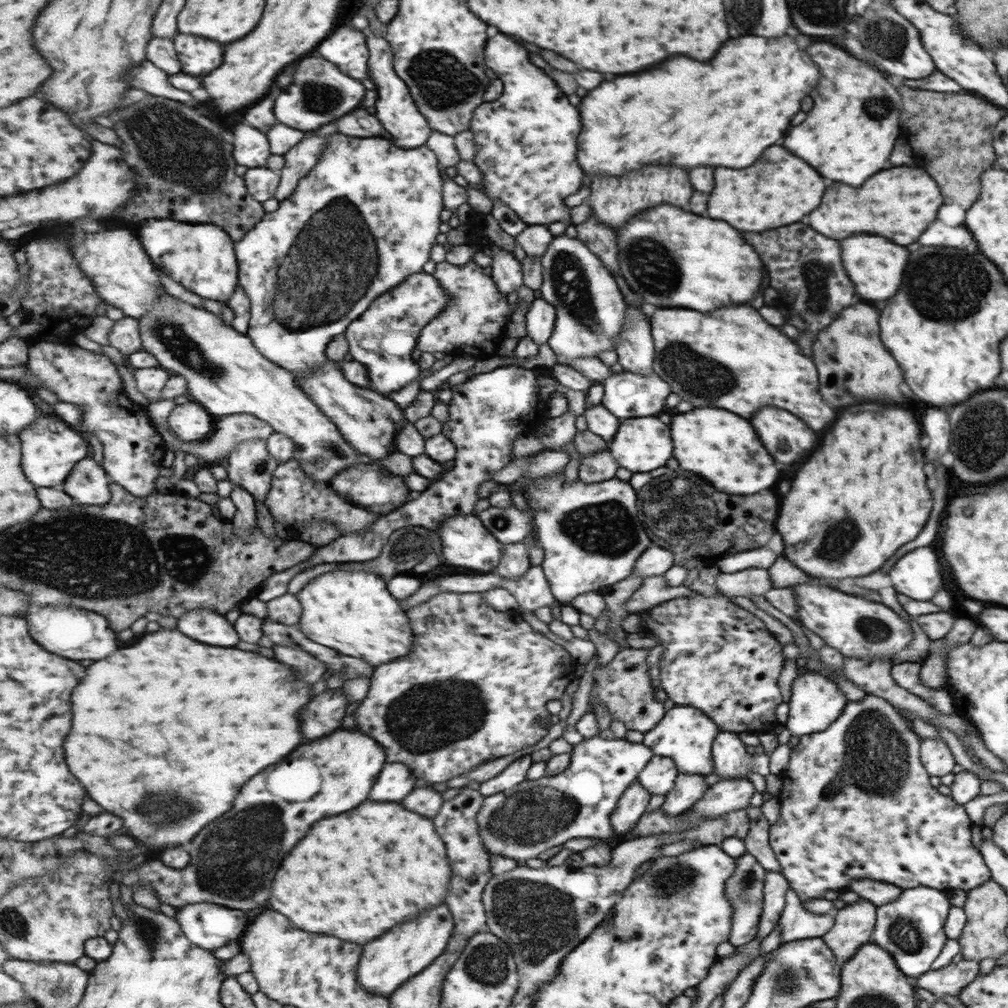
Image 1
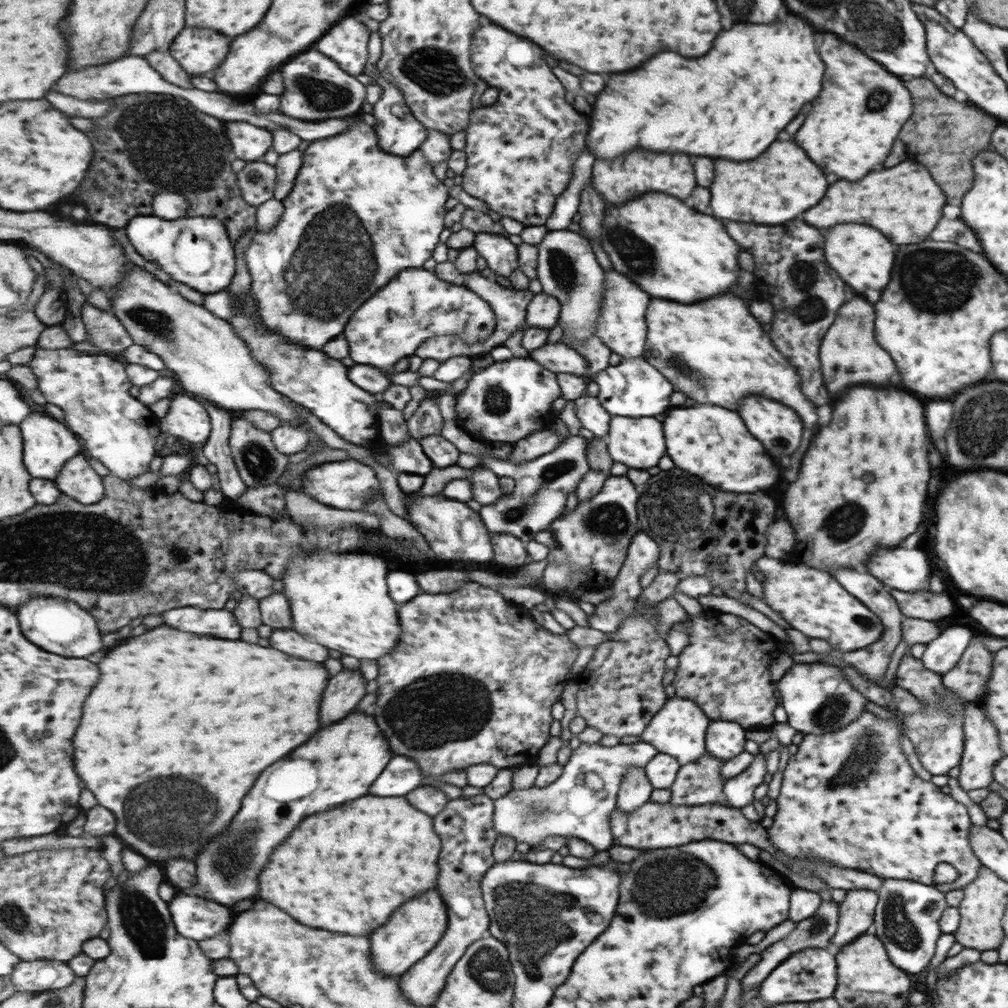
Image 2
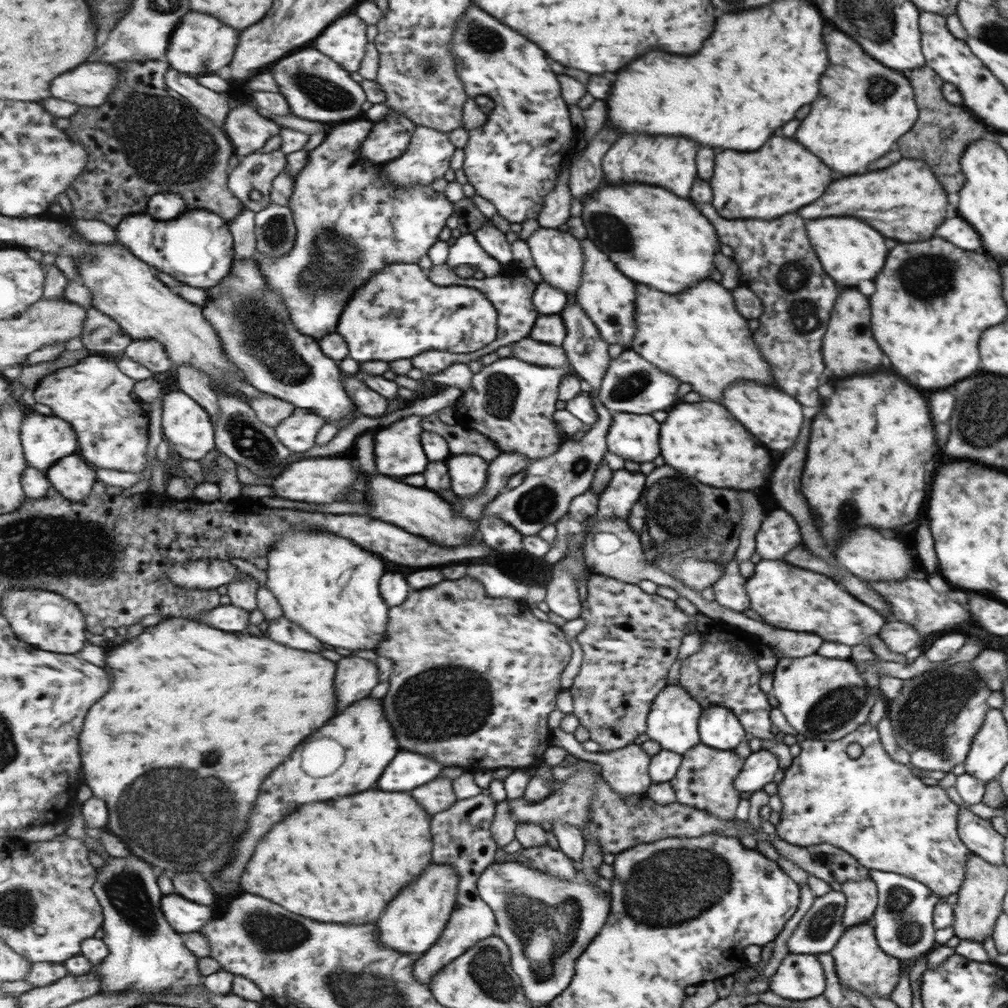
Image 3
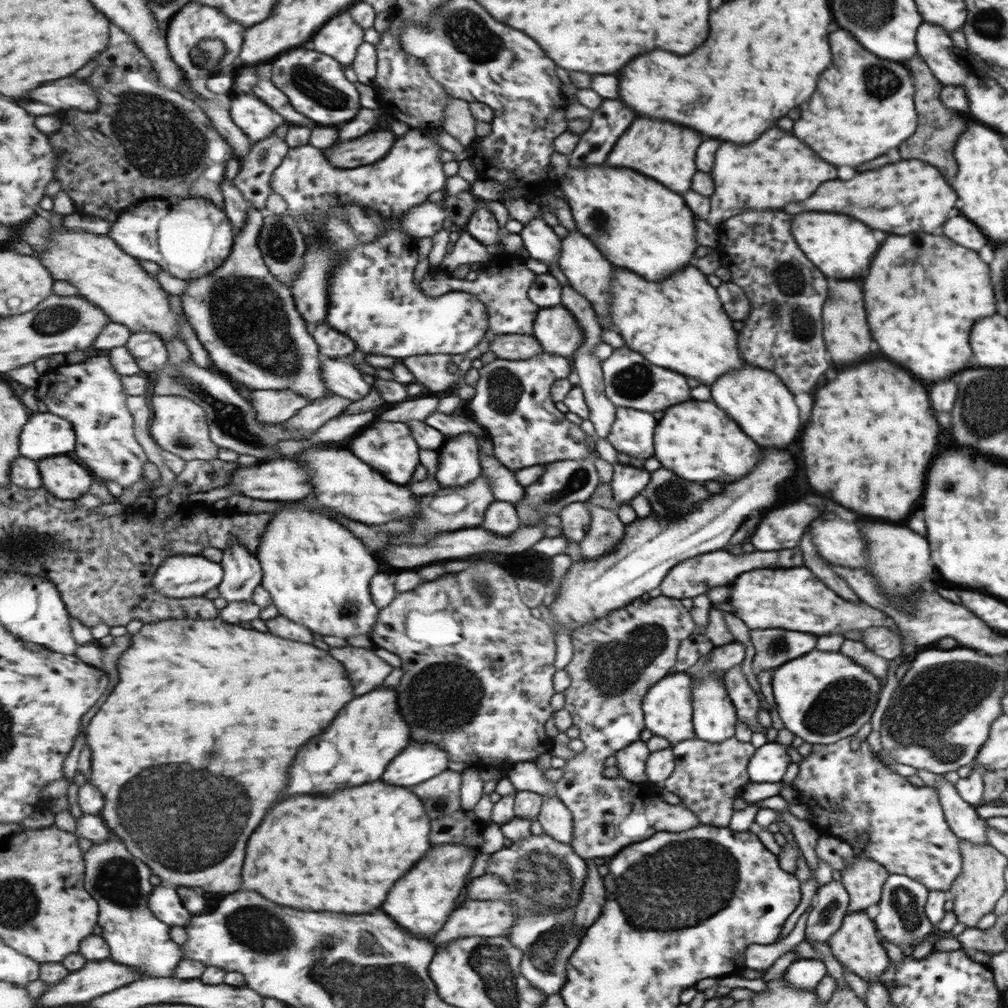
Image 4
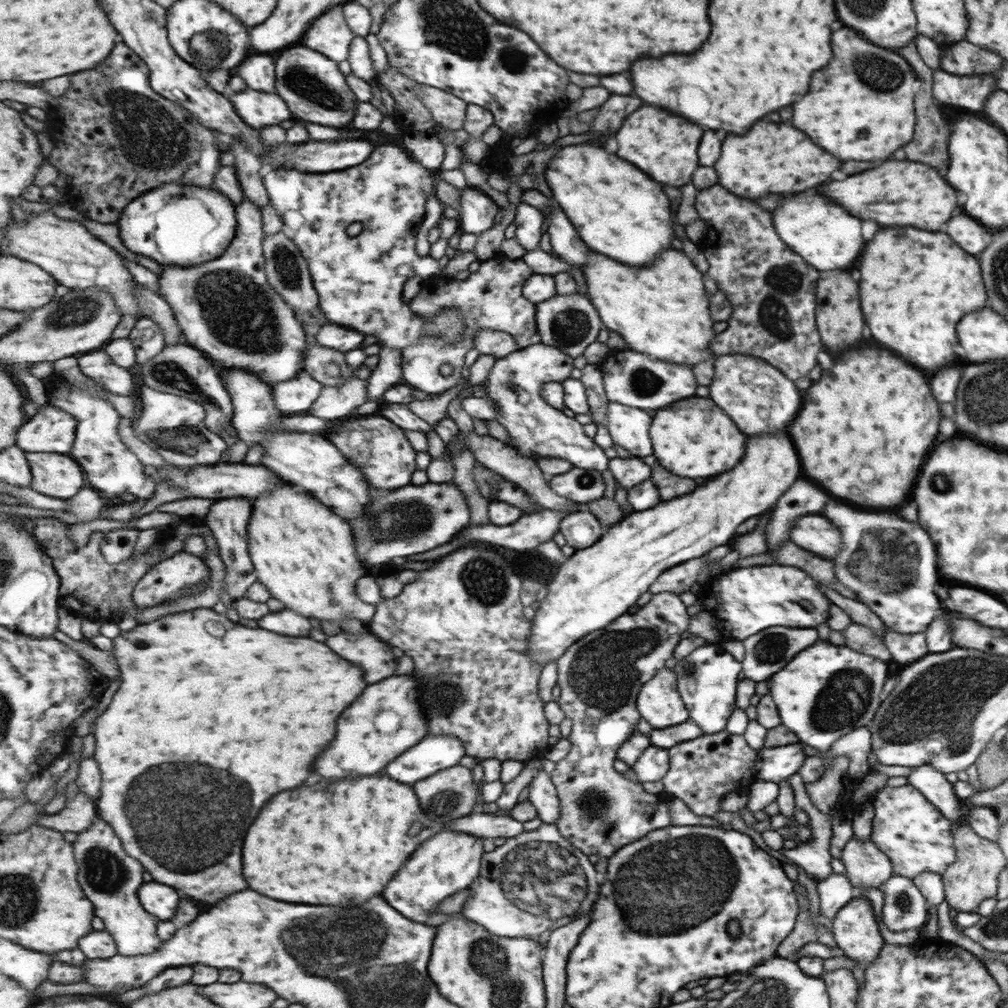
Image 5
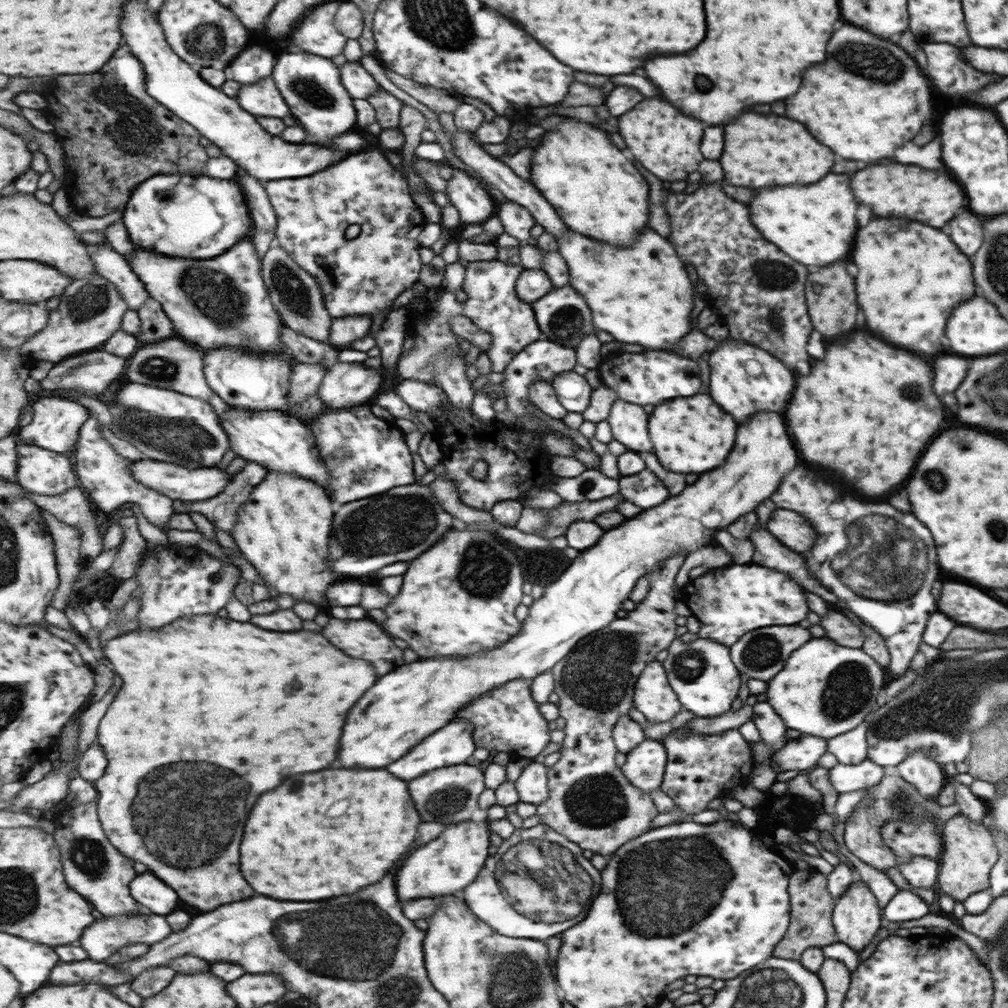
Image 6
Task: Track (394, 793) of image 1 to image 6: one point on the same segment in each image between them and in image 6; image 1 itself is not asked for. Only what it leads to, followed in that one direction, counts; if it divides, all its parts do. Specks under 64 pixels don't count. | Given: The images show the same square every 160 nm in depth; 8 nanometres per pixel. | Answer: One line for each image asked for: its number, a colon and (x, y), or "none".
2: (403, 775)
3: (410, 770)
4: (420, 762)
5: (436, 753)
6: (452, 745)

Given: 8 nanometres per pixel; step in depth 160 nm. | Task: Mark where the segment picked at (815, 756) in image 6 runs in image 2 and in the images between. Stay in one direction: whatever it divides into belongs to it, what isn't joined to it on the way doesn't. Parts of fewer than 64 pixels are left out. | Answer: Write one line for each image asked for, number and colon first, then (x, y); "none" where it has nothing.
2: (738, 791)
3: (759, 766)
4: (768, 764)
5: (773, 764)

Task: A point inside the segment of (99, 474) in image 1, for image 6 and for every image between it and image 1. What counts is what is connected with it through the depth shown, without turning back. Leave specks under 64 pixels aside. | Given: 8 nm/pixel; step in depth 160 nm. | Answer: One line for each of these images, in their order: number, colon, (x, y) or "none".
2: (78, 480)
3: (74, 477)
4: (65, 477)
5: (56, 475)
6: (40, 471)

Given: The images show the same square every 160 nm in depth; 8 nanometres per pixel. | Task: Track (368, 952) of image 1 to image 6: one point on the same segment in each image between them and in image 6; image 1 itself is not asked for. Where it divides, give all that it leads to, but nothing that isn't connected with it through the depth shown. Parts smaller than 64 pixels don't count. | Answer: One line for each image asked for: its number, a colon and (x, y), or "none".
2: (413, 933)
3: (416, 919)
4: (423, 901)
5: (451, 861)
6: (444, 866)

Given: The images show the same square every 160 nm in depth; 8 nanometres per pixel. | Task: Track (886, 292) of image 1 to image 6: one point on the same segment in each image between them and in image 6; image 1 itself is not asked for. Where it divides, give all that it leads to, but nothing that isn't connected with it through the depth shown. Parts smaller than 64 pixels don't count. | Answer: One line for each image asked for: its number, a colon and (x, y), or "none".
2: (862, 256)
3: (851, 251)
4: (843, 247)
5: (821, 232)
6: (815, 224)

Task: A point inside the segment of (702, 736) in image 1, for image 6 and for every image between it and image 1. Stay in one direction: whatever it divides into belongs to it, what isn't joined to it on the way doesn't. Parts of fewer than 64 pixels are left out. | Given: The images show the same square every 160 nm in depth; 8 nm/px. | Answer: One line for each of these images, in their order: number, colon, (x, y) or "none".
2: (678, 731)
3: (673, 725)
4: (668, 713)
5: (661, 707)
6: (656, 701)

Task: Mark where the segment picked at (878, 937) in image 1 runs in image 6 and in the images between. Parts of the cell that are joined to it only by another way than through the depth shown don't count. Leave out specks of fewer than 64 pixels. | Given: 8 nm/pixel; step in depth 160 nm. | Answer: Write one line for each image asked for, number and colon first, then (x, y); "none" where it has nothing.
2: (906, 915)
3: (903, 920)
4: (899, 917)
5: (903, 907)
6: (903, 905)

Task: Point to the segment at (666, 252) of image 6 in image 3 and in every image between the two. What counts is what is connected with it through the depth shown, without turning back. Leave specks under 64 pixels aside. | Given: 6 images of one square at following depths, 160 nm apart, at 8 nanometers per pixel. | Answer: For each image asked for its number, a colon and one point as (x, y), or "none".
3: (697, 335)
4: (679, 324)
5: (665, 302)

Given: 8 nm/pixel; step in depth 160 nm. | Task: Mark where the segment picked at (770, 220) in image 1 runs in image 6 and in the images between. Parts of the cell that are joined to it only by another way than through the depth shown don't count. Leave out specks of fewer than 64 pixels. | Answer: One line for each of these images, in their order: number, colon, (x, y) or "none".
2: (772, 189)
3: (779, 178)
4: (777, 169)
5: (773, 157)
6: (769, 150)

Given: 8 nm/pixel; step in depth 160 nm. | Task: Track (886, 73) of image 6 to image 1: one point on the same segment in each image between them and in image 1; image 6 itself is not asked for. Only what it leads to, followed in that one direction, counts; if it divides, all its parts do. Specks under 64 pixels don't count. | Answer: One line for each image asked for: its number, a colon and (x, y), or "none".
1: (848, 134)
2: (851, 127)
3: (865, 106)
4: (863, 108)
5: (861, 107)

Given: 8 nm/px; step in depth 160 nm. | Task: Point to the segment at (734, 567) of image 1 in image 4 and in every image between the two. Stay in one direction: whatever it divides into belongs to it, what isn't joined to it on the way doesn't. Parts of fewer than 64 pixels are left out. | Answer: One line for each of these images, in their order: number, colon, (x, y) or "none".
2: (810, 600)
3: (805, 601)
4: (795, 600)

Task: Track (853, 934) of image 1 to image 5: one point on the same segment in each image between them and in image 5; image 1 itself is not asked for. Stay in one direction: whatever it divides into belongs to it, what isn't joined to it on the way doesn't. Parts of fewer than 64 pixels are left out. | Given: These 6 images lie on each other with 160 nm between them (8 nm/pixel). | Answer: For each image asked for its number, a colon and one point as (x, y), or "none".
2: (855, 911)
3: (861, 896)
4: (864, 880)
5: (865, 864)

